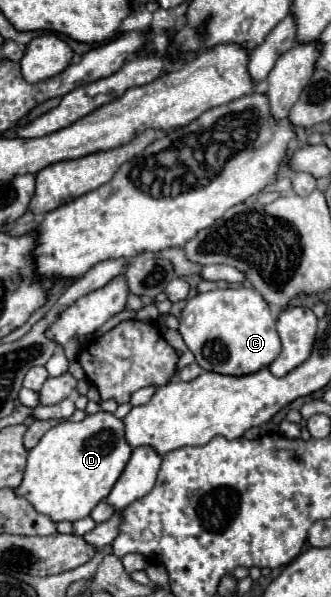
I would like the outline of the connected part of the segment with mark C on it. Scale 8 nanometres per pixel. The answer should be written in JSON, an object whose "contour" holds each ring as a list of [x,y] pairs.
{"contour":[[[223,288],[197,294],[187,300],[181,312],[179,332],[187,348],[195,354],[195,362],[209,372],[243,376],[269,366],[281,350],[275,330],[273,308],[253,288]]]}

